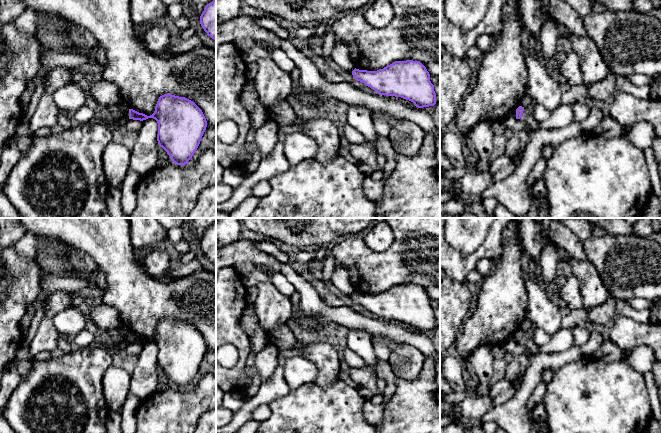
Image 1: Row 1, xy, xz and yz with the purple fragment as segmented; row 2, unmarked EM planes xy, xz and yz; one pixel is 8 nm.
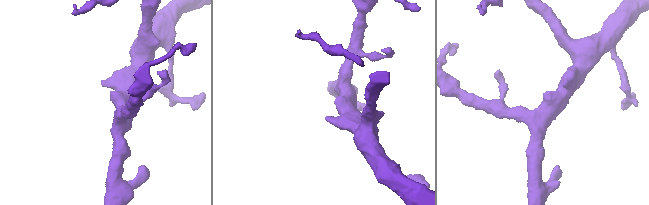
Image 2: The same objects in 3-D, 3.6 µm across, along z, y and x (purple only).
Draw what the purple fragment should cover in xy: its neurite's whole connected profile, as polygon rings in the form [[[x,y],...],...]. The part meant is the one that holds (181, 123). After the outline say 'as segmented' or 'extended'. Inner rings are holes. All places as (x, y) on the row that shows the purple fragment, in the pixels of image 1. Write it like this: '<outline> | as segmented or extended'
[[[171,94],[159,97],[152,115],[129,109],[129,119],[153,118],[158,123],[157,141],[177,165],[188,164],[206,130],[202,110],[191,100]]] | as segmented

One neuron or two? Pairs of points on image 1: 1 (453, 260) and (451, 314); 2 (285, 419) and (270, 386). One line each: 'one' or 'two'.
1: two
2: two

